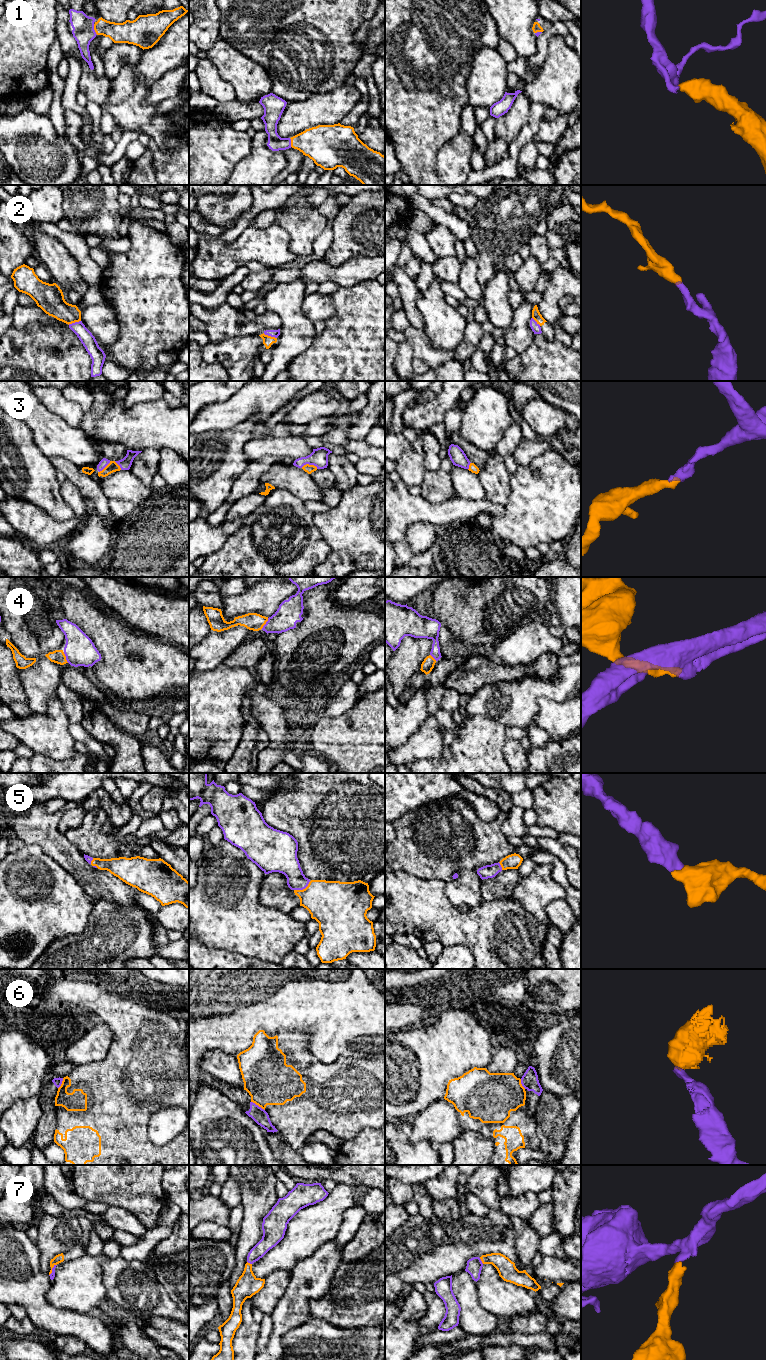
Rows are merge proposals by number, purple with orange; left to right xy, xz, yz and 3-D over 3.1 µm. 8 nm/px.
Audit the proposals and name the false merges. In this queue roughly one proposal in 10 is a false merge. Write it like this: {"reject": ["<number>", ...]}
{"reject": ["6"]}

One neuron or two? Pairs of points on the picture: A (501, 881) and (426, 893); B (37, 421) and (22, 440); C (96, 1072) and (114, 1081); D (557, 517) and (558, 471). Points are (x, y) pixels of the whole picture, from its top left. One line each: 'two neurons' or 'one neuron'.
A: two neurons
B: two neurons
C: one neuron
D: one neuron

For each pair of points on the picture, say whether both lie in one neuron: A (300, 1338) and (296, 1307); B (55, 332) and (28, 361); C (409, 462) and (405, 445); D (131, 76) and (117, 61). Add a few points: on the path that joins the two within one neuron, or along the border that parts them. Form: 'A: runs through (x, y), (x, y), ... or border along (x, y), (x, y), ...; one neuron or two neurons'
A: border along (311, 1318), (289, 1329), (283, 1335), (281, 1342); two neurons
B: runs through (49, 339), (34, 354); one neuron
C: border along (411, 443), (411, 448), (406, 450), (395, 461); two neurons
D: border along (132, 64), (126, 63), (112, 79); two neurons

